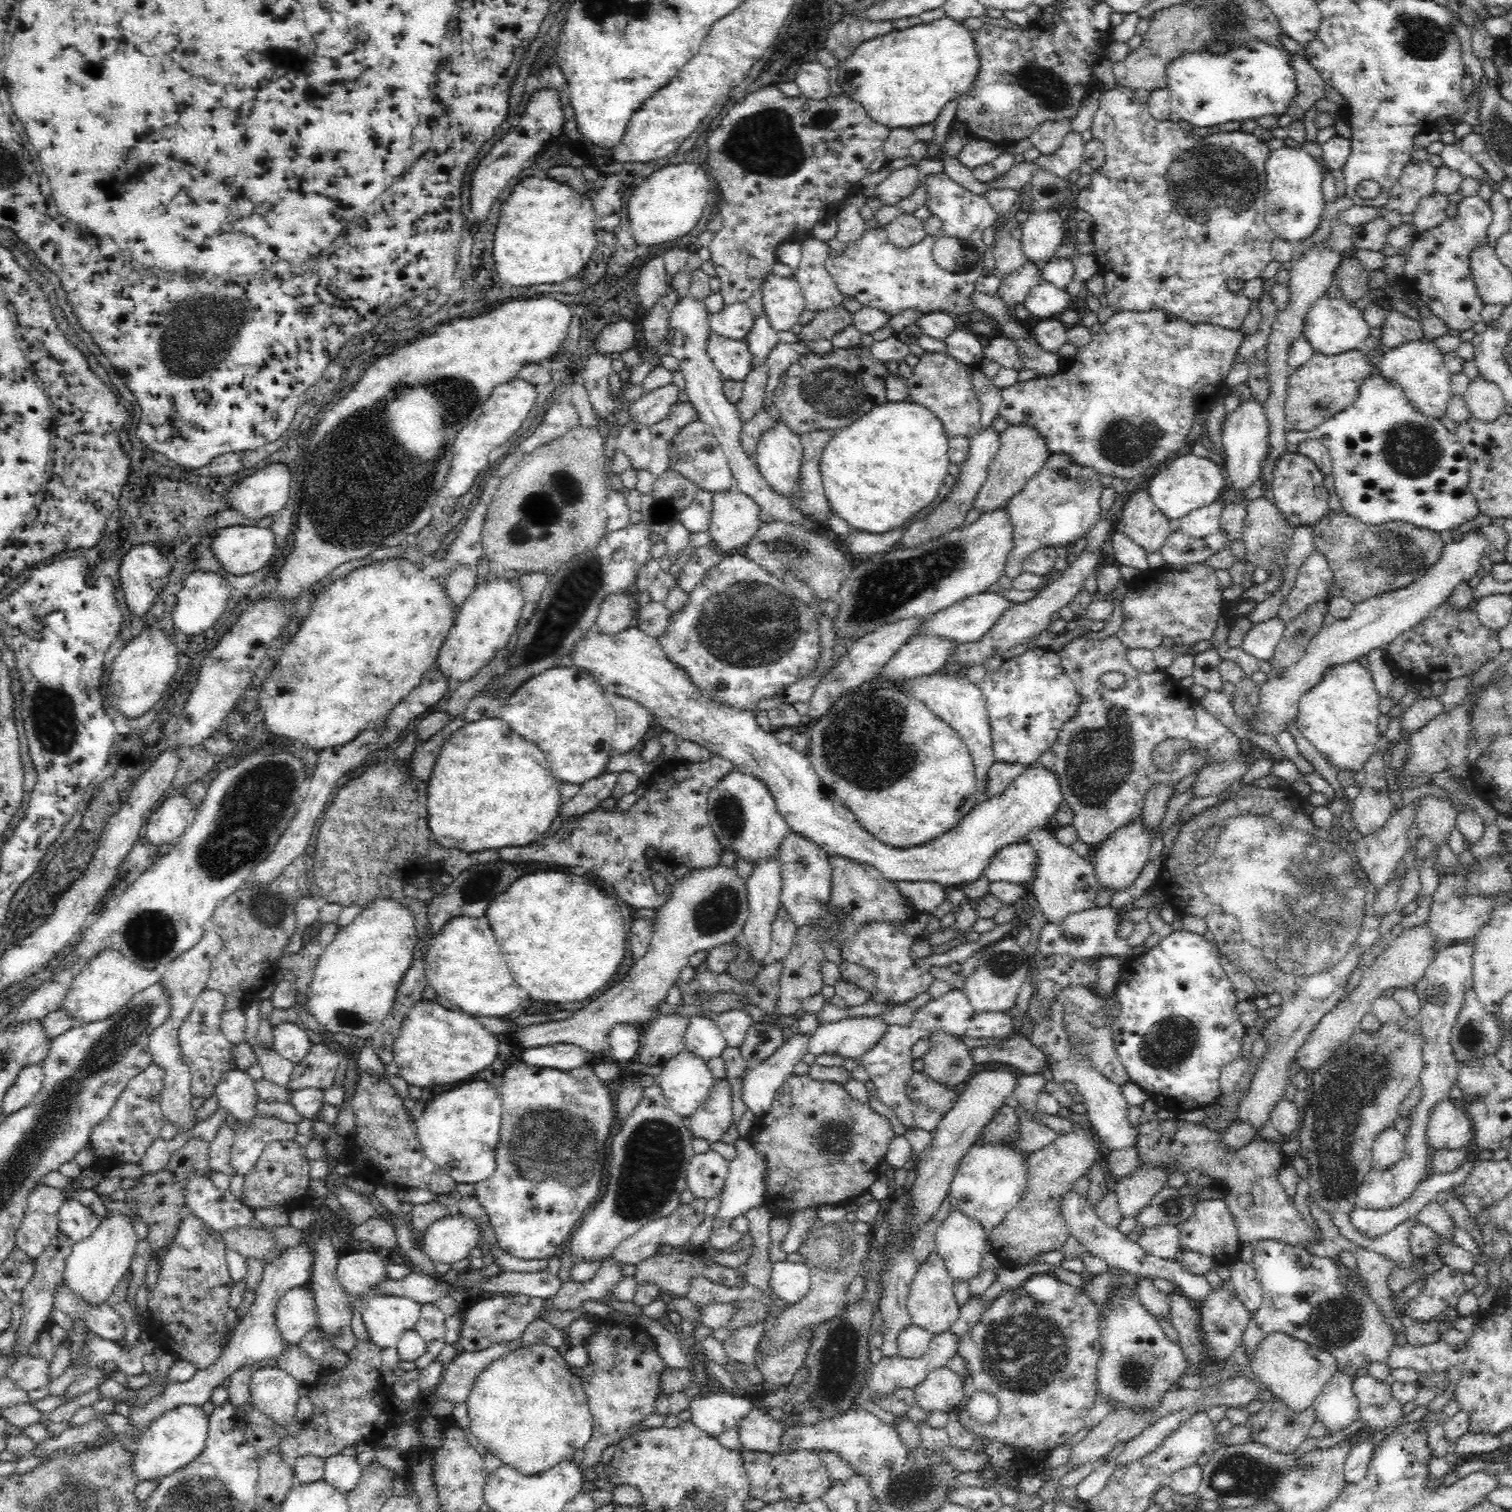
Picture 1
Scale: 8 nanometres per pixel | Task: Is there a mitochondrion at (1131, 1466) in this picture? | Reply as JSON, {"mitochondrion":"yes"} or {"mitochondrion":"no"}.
{"mitochondrion":"no"}

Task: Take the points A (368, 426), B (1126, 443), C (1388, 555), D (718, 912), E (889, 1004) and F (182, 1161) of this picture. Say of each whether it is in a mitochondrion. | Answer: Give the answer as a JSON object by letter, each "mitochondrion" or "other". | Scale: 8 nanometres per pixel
{"A":"other","B":"mitochondrion","C":"mitochondrion","D":"mitochondrion","E":"other","F":"other"}

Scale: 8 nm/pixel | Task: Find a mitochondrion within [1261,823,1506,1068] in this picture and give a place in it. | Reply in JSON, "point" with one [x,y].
{"point":[1470,1037]}

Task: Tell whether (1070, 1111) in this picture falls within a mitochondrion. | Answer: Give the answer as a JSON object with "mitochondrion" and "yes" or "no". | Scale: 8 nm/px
{"mitochondrion":"no"}

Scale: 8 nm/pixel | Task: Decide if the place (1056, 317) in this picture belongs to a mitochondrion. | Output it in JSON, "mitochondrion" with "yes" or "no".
{"mitochondrion":"no"}

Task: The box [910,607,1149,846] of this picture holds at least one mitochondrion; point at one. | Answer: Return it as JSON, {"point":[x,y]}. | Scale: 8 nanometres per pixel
{"point":[1098,760]}

